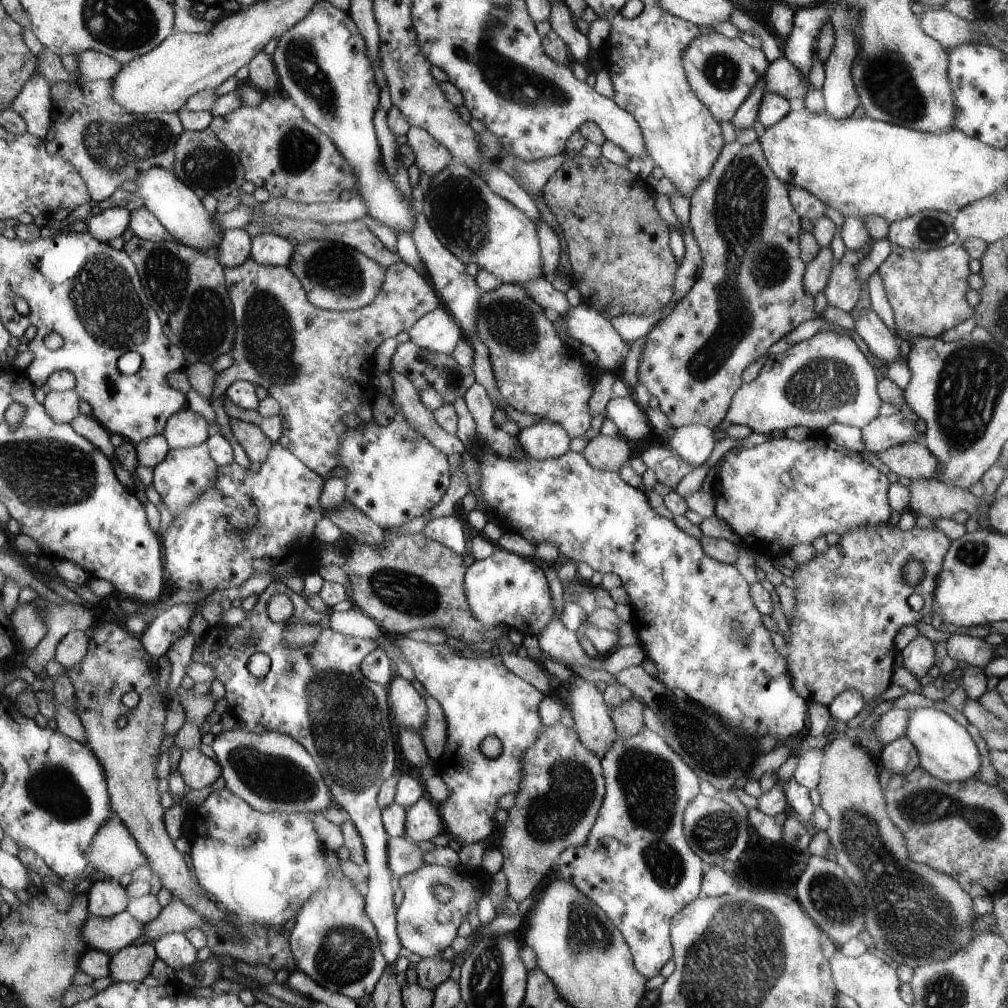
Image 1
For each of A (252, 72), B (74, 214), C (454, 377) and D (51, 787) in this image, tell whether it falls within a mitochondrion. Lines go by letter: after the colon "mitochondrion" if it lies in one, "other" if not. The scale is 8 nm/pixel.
A: other
B: other
C: mitochondrion
D: mitochondrion

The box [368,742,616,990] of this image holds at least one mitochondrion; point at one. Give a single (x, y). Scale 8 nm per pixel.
(551, 815)

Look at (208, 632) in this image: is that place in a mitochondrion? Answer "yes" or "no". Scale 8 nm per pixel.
no

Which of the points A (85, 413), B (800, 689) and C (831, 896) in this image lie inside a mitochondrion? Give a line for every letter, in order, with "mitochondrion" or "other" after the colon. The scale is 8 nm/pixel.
A: other
B: other
C: mitochondrion

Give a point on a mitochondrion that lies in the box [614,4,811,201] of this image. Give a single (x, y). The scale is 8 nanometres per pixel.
(722, 72)

